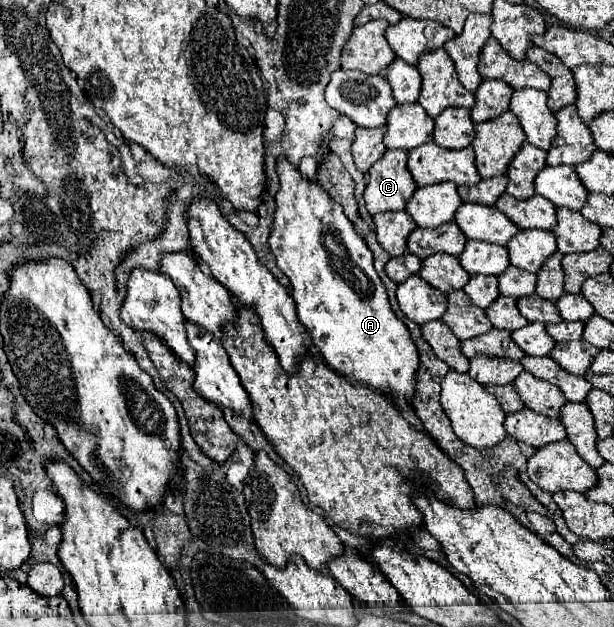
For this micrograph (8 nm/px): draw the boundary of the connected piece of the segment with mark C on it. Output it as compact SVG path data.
M386 150L384 156L368 170L364 200L370 214L406 208L406 202L416 190L416 182L406 168L406 160L406 150Z

